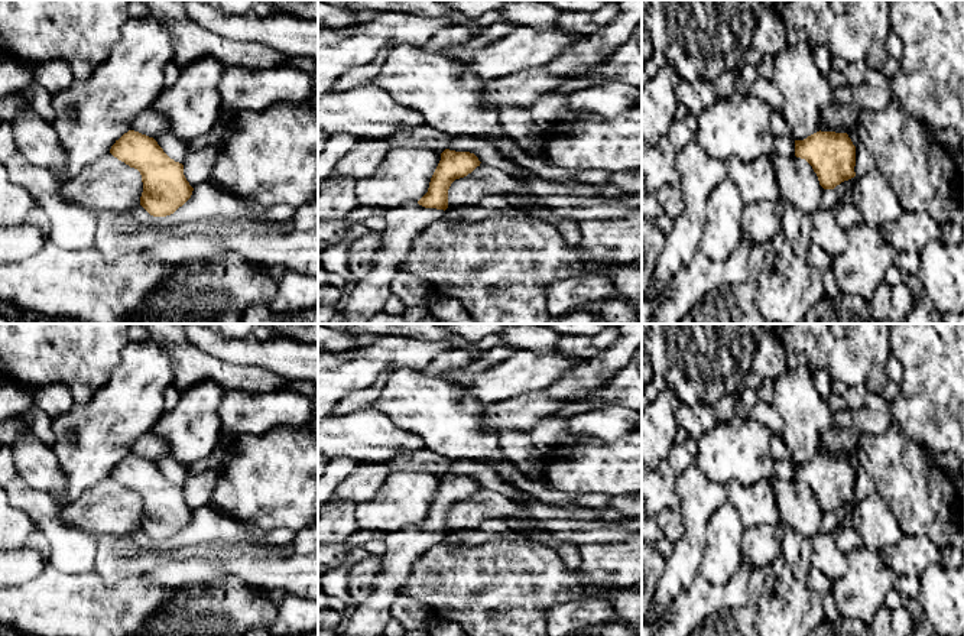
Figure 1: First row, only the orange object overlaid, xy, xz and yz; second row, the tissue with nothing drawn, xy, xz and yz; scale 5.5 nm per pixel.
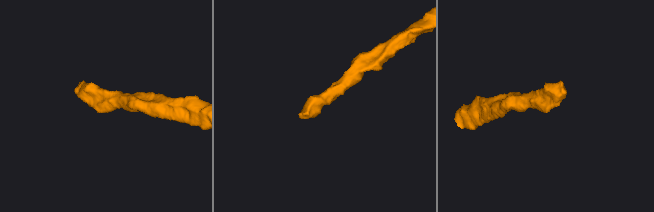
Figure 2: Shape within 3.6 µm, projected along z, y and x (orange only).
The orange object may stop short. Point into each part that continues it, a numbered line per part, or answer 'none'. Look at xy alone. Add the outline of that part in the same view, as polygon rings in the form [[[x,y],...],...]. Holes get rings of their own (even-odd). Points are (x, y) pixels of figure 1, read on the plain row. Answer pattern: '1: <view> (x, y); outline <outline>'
none

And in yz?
1: yz (853, 457); outline [[[857,448],[850,452],[848,461],[851,463],[851,465],[853,465],[854,470],[857,470],[858,467],[861,467],[861,464],[858,461],[858,451],[857,451]]]

